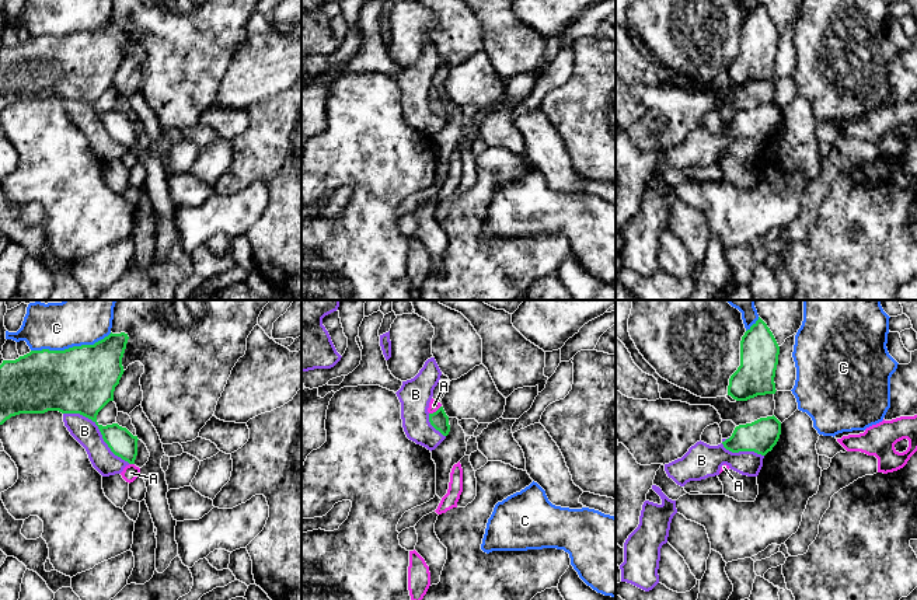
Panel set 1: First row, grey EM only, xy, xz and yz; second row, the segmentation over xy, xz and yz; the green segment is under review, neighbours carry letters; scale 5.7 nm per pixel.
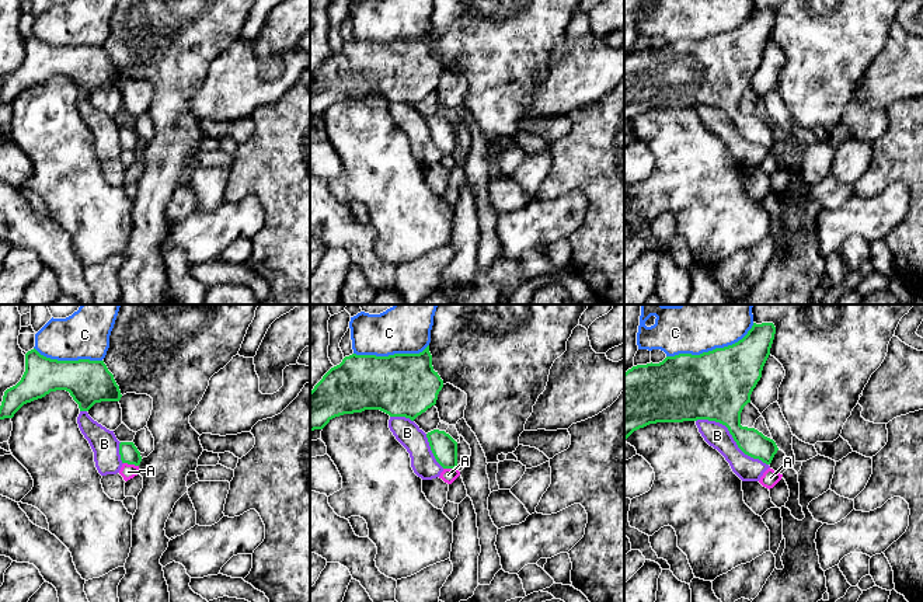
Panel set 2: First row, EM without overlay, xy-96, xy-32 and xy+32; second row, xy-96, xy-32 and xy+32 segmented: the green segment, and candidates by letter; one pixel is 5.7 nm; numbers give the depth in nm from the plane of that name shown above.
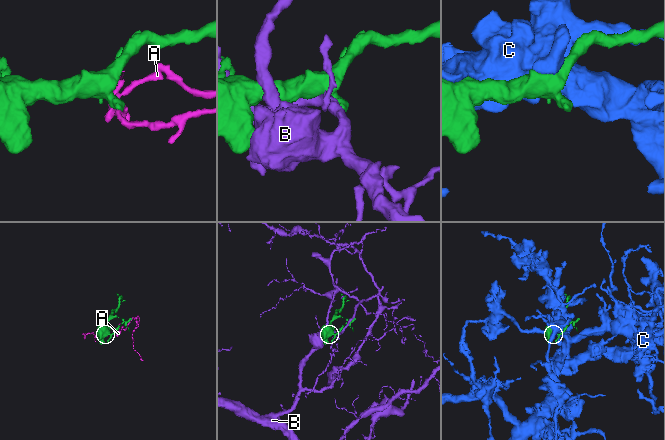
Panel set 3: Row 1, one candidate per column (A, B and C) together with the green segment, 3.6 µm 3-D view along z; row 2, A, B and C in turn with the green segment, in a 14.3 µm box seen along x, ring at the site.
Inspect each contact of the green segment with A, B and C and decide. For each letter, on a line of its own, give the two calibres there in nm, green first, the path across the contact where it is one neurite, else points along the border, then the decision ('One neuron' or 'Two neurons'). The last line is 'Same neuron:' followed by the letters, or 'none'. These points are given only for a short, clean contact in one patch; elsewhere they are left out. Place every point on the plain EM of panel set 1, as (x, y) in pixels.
A: Thickness 100 nm (green) against 60 nm. Boundary: xz (440, 91), (429, 100). Two neurons
B: Thickness 280 nm (green) against 150 nm. Two neurons
C: Thickness 380 nm (green) against 200 nm. Two neurons
Same neuron: none

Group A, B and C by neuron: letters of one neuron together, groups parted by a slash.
A / B / C

